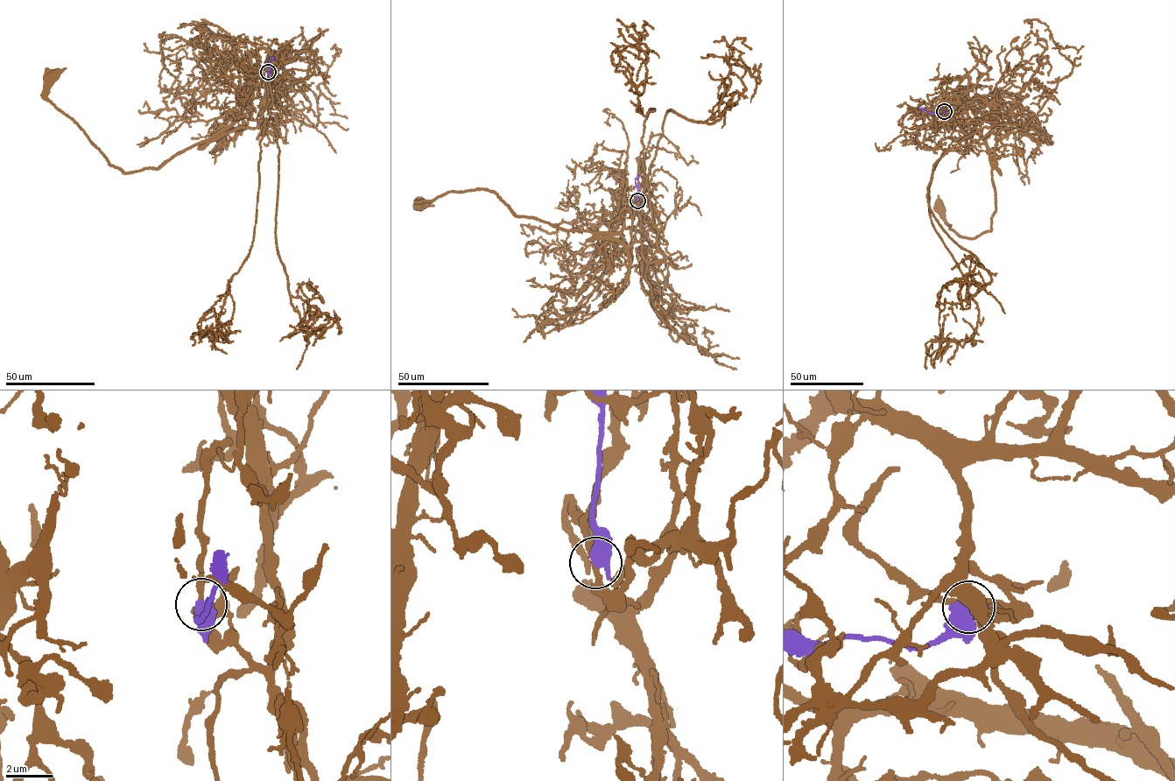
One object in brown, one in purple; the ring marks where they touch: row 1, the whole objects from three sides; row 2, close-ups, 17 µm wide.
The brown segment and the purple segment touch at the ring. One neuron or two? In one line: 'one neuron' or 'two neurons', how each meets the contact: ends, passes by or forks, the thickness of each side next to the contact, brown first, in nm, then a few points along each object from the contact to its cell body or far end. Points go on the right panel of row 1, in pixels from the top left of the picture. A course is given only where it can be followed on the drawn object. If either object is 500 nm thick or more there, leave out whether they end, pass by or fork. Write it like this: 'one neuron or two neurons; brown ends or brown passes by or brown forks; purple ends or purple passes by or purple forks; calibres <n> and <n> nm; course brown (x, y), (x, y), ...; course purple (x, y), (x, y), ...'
two neurons; calibres 240 and 700 nm; course brown (945, 111), (936, 98), (935, 110), (975, 130), (988, 151), (995, 197), (991, 229), (960, 236), (940, 207); course purple (945, 111), (932, 113), (920, 109)

